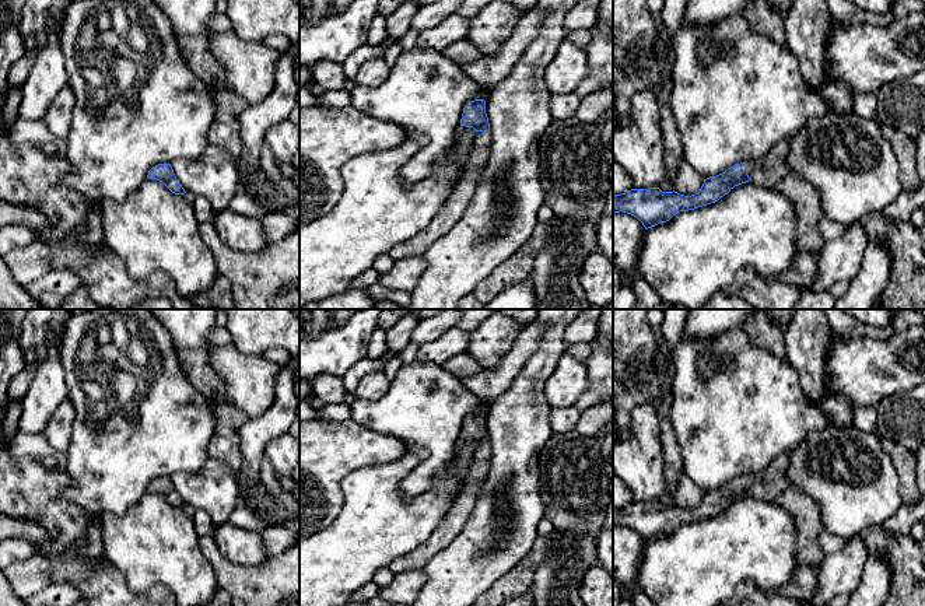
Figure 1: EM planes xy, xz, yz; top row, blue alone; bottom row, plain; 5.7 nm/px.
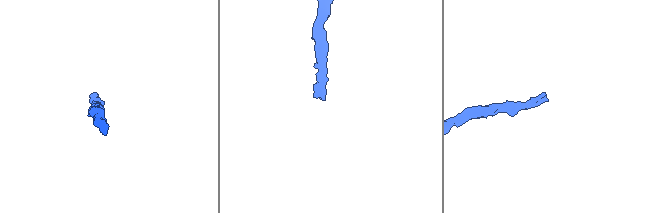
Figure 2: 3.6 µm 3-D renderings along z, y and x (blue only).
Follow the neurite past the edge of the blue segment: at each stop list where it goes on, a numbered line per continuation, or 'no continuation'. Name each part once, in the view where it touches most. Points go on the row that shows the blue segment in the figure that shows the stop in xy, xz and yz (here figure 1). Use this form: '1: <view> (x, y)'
1: yz (766, 172)

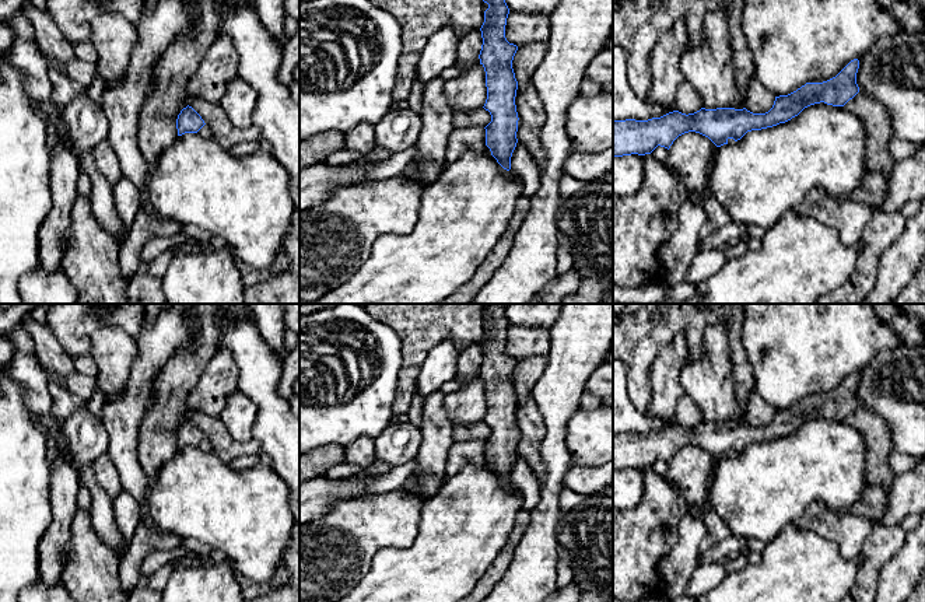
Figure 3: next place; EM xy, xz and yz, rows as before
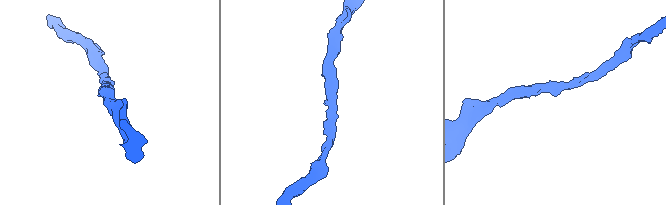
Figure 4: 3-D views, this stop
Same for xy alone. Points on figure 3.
no continuation

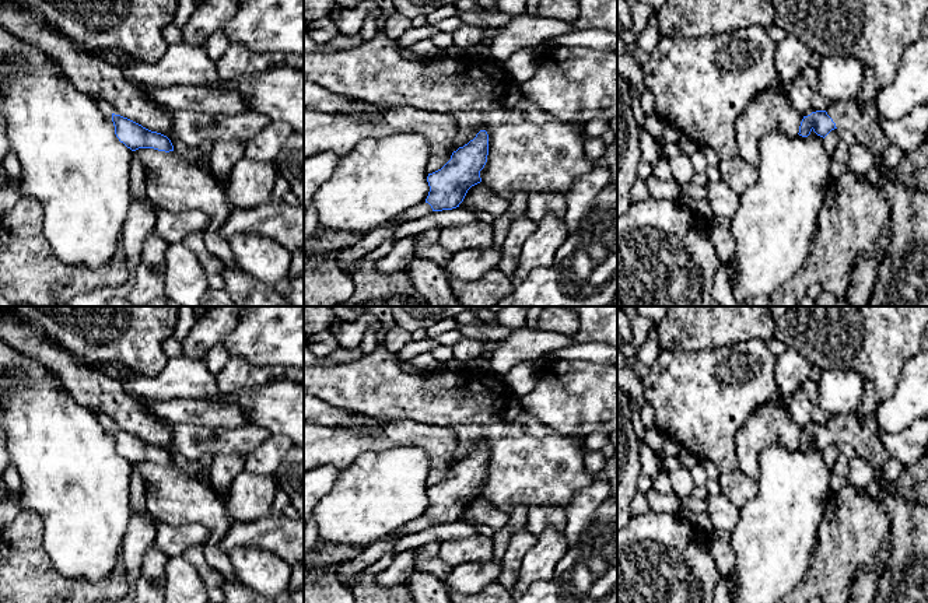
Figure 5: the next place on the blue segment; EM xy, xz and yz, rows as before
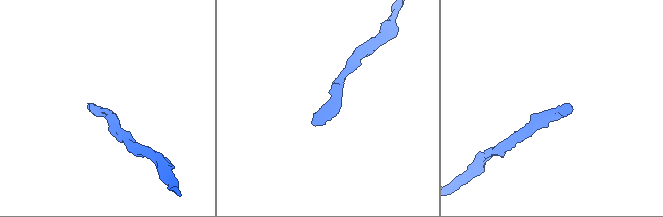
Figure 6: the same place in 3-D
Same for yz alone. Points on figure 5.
1: yz (902, 280)

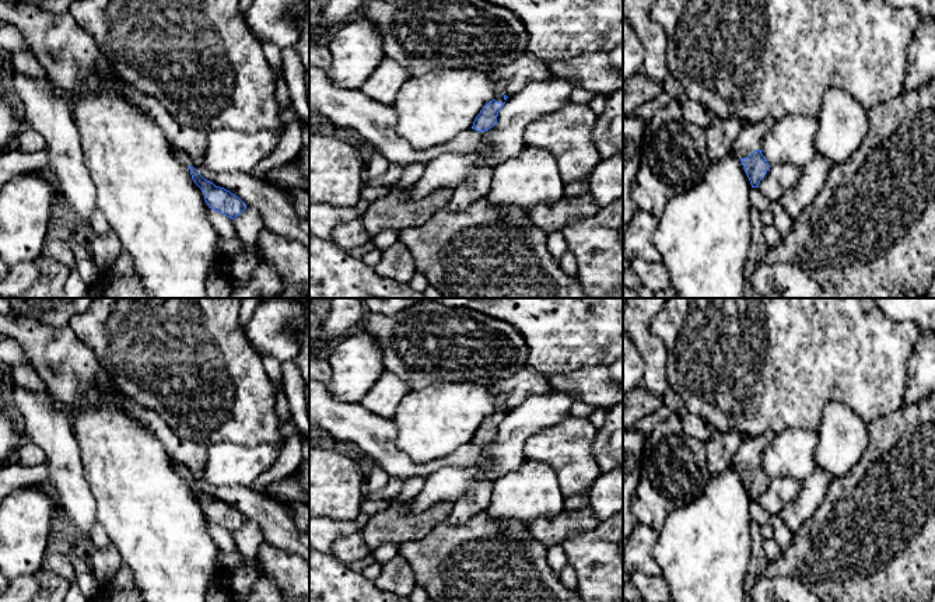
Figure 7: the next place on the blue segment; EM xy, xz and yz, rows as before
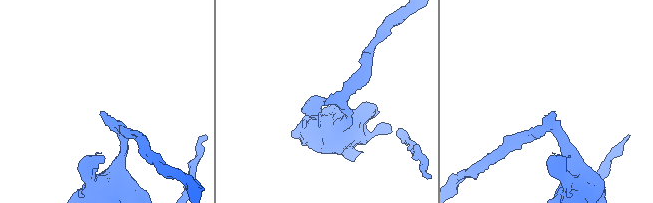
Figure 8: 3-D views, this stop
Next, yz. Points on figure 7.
1: yz (749, 139)

